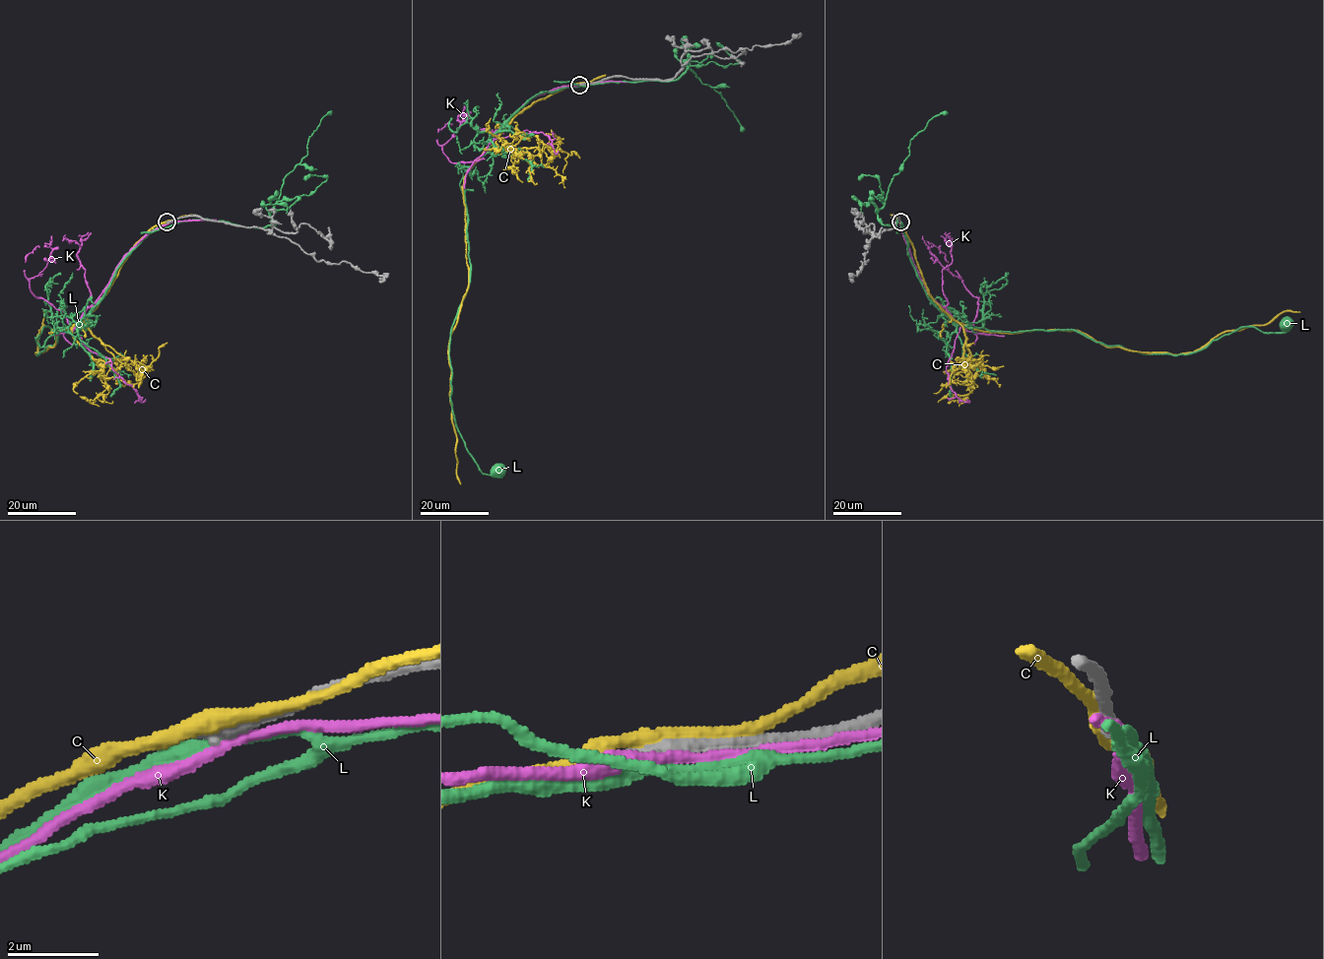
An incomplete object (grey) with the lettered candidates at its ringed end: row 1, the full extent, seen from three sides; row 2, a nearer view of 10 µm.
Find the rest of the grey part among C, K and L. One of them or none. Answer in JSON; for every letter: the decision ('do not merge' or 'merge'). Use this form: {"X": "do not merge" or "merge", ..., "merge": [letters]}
{"C": "do not merge", "K": "do not merge", "L": "do not merge", "merge": []}

